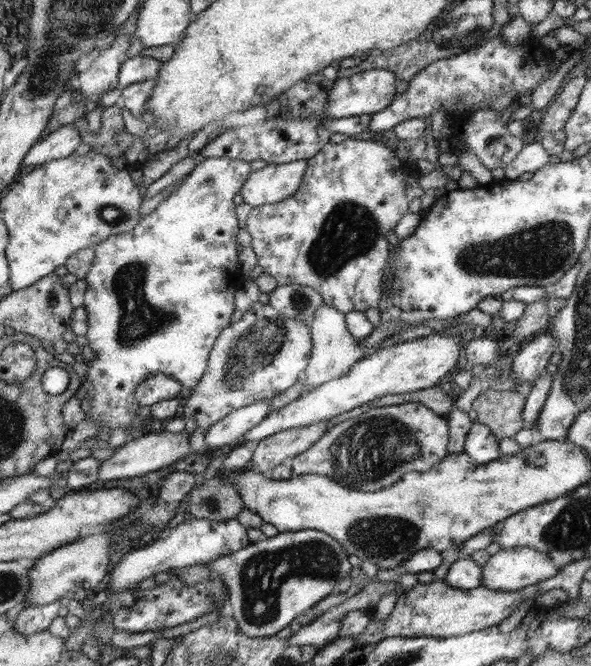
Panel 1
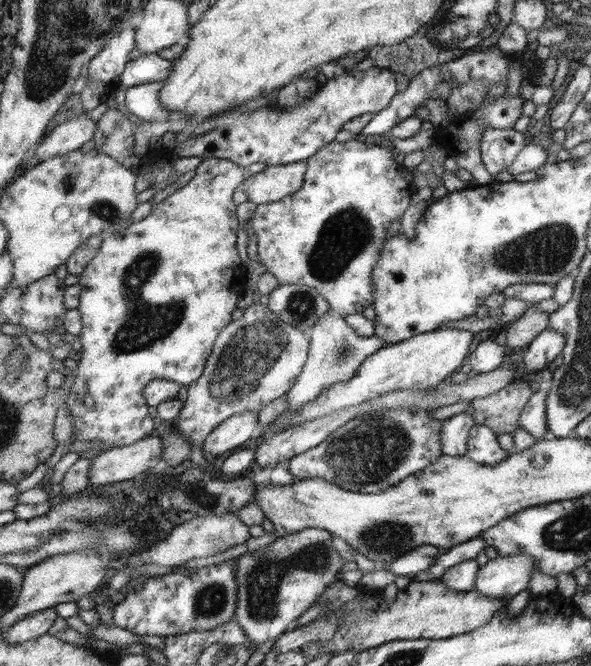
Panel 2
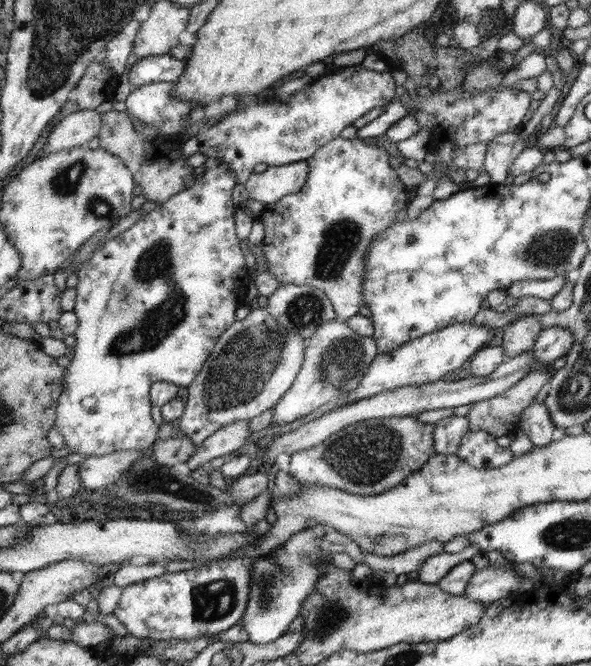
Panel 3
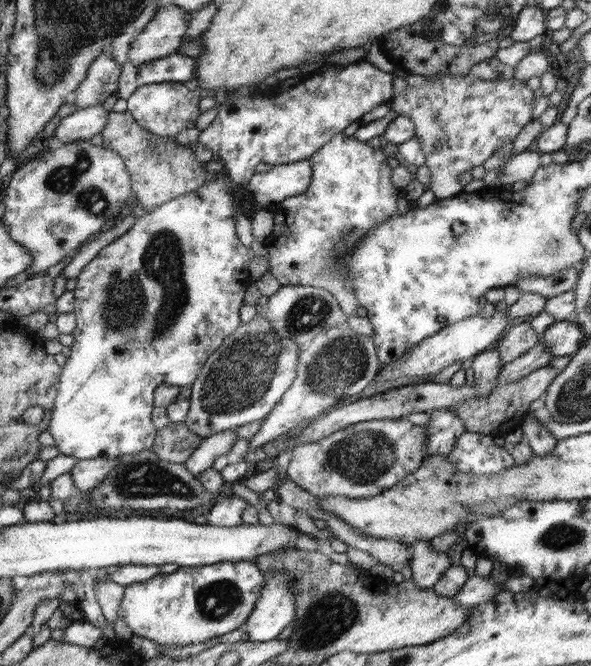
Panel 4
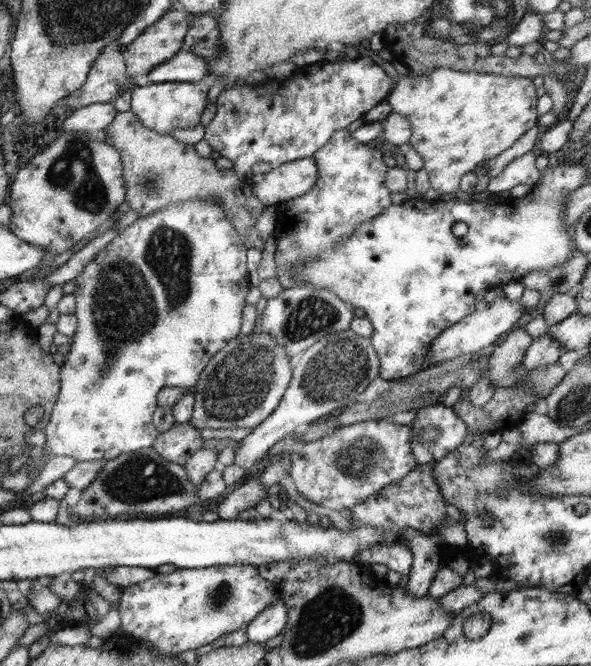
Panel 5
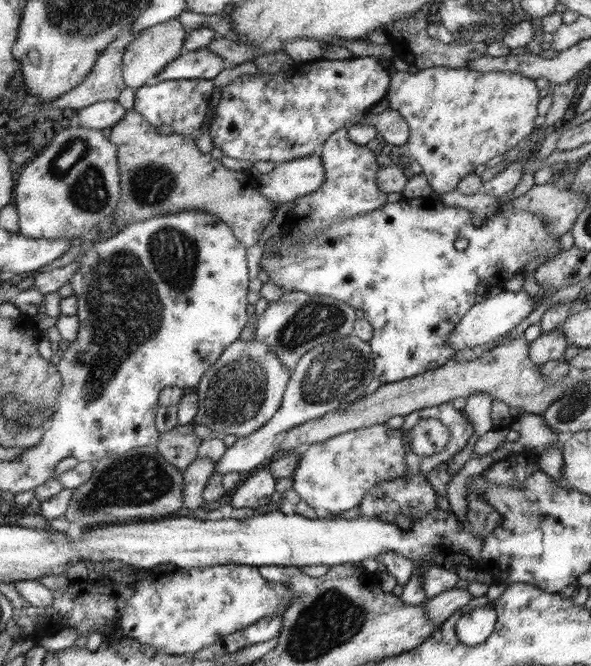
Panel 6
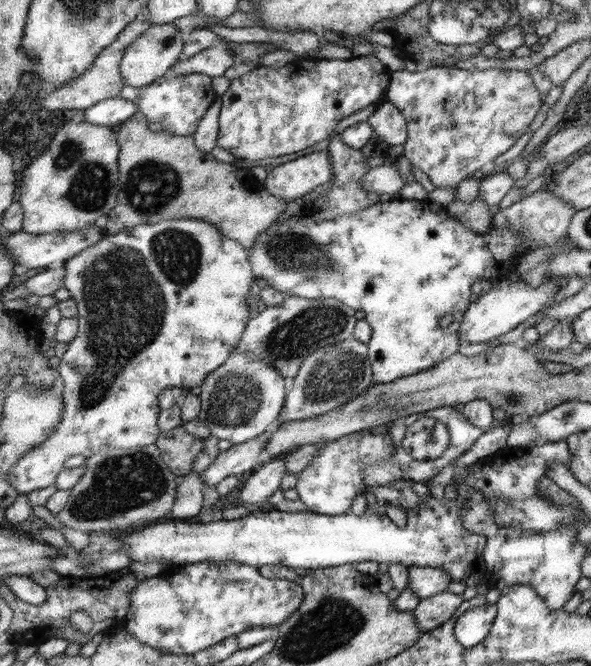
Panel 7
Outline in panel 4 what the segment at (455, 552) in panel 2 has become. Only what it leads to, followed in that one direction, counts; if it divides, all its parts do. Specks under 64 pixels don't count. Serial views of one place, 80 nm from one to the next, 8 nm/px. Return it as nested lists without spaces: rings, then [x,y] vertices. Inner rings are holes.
[[[418,541],[409,546],[412,548],[410,567],[412,578],[422,590],[430,590],[440,577],[451,568],[452,562],[447,553],[436,552],[430,541]]]

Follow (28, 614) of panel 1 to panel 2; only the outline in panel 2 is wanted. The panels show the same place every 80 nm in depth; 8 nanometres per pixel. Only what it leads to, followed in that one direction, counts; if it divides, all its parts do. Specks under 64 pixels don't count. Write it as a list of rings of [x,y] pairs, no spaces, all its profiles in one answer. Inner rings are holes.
[[[54,609],[40,610],[34,612],[21,621],[6,628],[8,642],[21,643],[34,640],[37,636],[46,634],[57,617]]]

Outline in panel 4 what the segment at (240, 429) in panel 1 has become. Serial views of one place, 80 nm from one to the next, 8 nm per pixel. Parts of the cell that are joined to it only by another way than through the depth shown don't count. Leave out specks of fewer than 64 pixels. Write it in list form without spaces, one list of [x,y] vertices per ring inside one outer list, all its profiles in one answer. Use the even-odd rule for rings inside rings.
[[[228,429],[203,438],[199,448],[188,457],[183,465],[197,478],[204,470],[212,467],[216,458],[222,454],[228,454],[237,440],[239,436],[235,433],[235,429]]]

